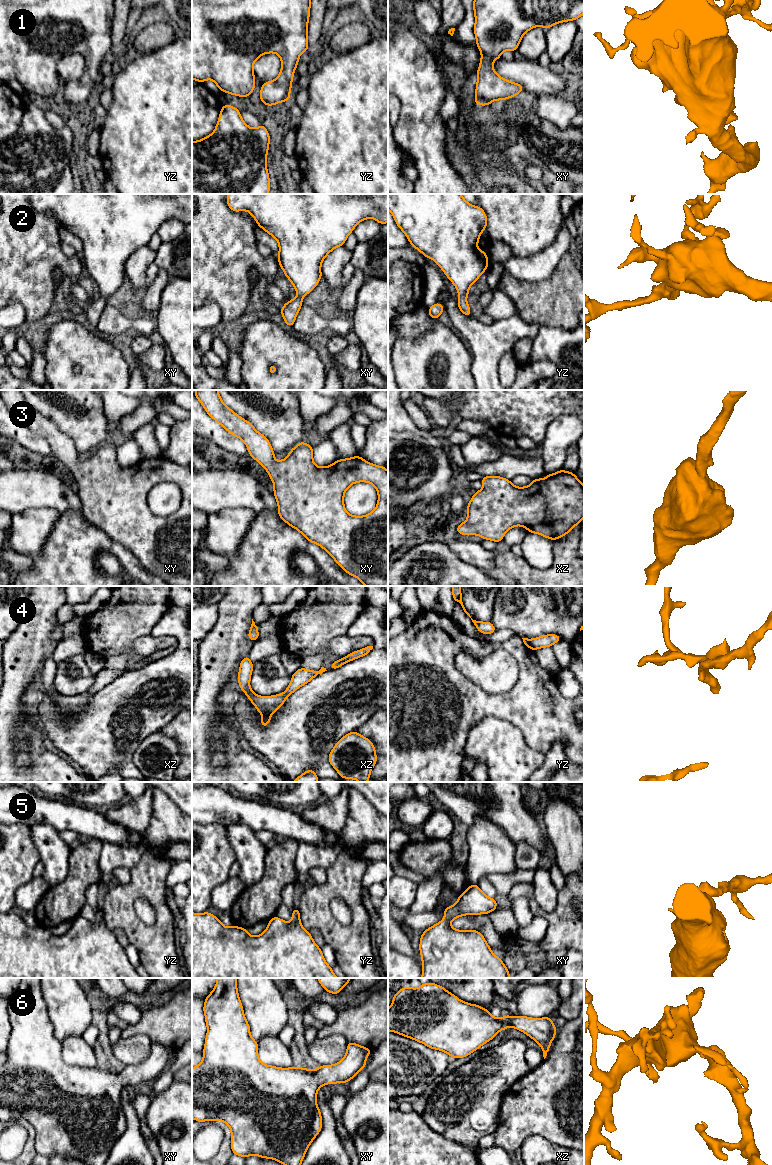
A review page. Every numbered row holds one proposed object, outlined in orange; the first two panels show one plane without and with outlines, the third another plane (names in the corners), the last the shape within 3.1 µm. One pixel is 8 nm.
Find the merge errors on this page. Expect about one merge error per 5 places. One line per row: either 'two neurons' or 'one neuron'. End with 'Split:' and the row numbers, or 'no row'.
1: one neuron
2: one neuron
3: one neuron
4: one neuron
5: one neuron
6: one neuron
Split: no row

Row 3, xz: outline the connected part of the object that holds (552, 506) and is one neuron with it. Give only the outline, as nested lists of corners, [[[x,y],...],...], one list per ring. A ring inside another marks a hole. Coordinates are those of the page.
[[[560,471],[547,474],[546,478],[533,479],[526,487],[516,487],[500,476],[485,476],[483,488],[476,491],[467,504],[467,520],[460,523],[456,532],[462,535],[478,535],[499,543],[514,526],[523,526],[555,541],[569,533],[584,518],[584,486],[573,472]]]

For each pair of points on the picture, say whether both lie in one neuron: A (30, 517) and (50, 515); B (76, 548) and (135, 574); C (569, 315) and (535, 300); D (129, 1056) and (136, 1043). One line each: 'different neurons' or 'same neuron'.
A: same neuron
B: same neuron
C: same neuron
D: same neuron

